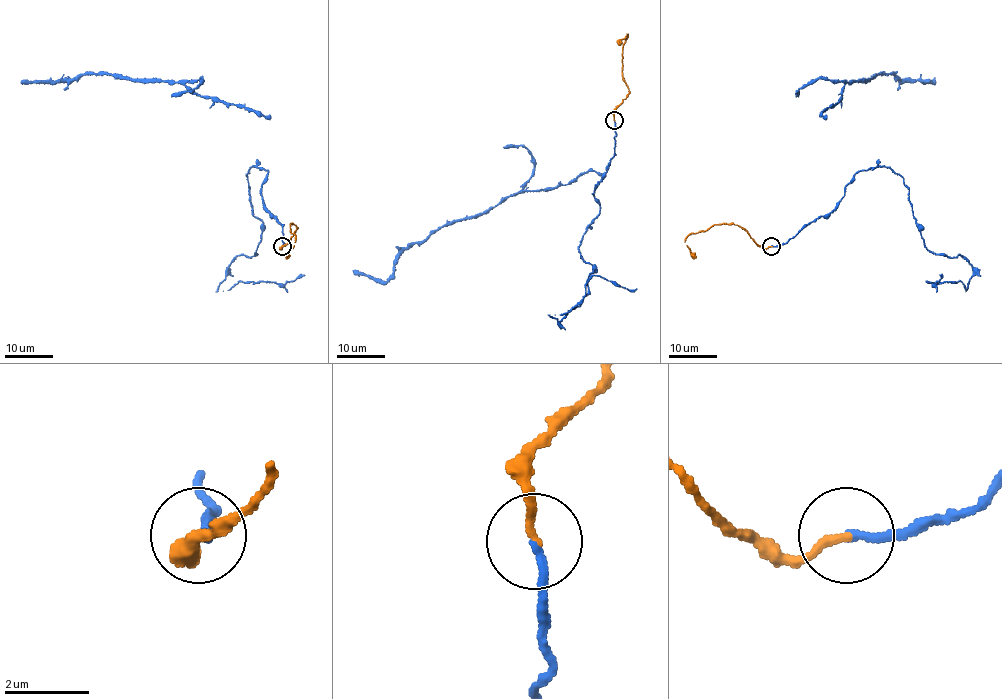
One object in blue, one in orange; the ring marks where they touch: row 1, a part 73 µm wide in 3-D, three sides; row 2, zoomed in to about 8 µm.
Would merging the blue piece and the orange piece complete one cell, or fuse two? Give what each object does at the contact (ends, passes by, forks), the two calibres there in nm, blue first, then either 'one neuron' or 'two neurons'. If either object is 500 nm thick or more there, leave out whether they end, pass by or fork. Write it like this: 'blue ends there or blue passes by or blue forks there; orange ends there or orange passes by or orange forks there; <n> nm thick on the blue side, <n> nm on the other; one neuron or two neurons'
blue ends there; orange ends there; 200 nm thick on the blue side, 190 nm on the other; one neuron

